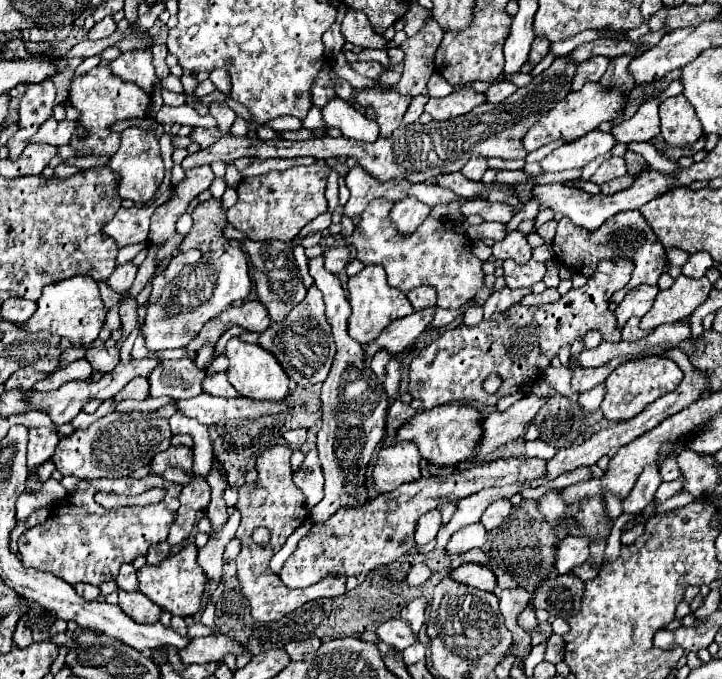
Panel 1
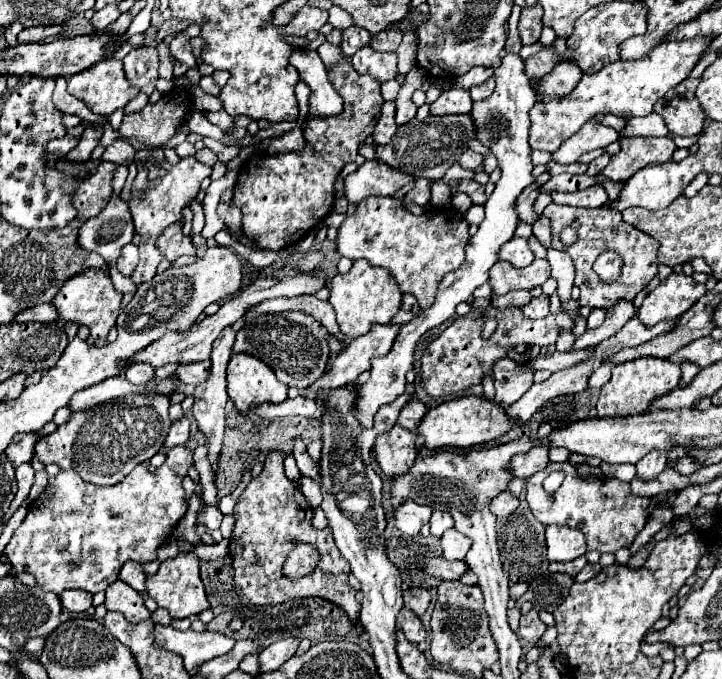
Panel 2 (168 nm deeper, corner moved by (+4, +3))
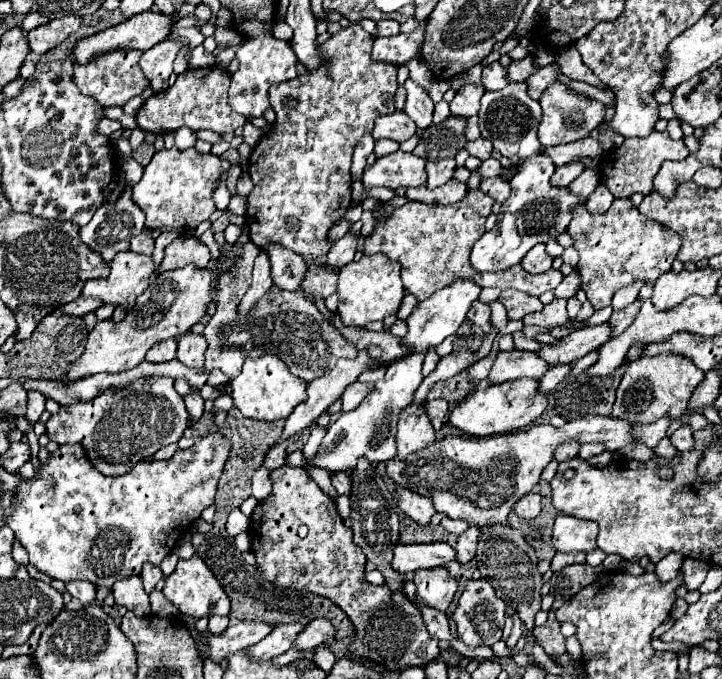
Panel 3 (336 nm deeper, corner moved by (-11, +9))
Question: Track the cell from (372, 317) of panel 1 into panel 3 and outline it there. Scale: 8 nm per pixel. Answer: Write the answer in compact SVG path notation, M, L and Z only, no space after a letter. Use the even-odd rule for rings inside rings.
M363 255L359 261L351 261L343 269L339 269L337 311L341 315L343 325L361 327L369 321L383 321L387 315L395 315L405 295L399 273L401 273L401 265L385 255Z

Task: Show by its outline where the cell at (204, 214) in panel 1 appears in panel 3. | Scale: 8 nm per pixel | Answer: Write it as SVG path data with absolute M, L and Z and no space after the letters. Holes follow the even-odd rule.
M177 237L167 249L165 249L165 257L161 261L161 265L155 269L155 275L161 271L169 271L169 269L179 269L179 267L185 267L185 265L195 265L199 269L207 267L211 255L209 255L209 249L193 239L193 237Z

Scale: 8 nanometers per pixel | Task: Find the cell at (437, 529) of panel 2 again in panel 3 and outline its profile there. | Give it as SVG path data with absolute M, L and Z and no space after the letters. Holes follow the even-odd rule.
M443 517L441 525L443 525L449 533L453 533L453 535L461 535L461 533L467 531L467 527L469 527L467 521L463 521L463 519L451 519L451 517Z

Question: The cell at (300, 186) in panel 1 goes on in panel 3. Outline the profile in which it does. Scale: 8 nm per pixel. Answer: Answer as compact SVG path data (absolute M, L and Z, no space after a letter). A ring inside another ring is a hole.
M349 25L339 33L331 35L319 49L327 59L327 65L319 71L309 71L295 77L295 81L285 81L283 85L271 87L271 107L277 113L277 119L271 131L261 137L257 147L249 157L249 175L255 183L253 191L247 197L245 225L249 239L265 247L269 243L281 243L293 249L307 261L307 273L301 281L301 291L305 299L315 301L317 297L327 299L337 287L337 269L327 265L327 253L331 243L327 233L331 225L343 219L345 211L351 205L351 153L359 139L373 129L373 121L379 115L395 111L393 97L397 93L397 67L387 65L385 61L371 61L371 41L373 37L363 31L361 25ZM287 97L295 97L297 105L283 105Z

